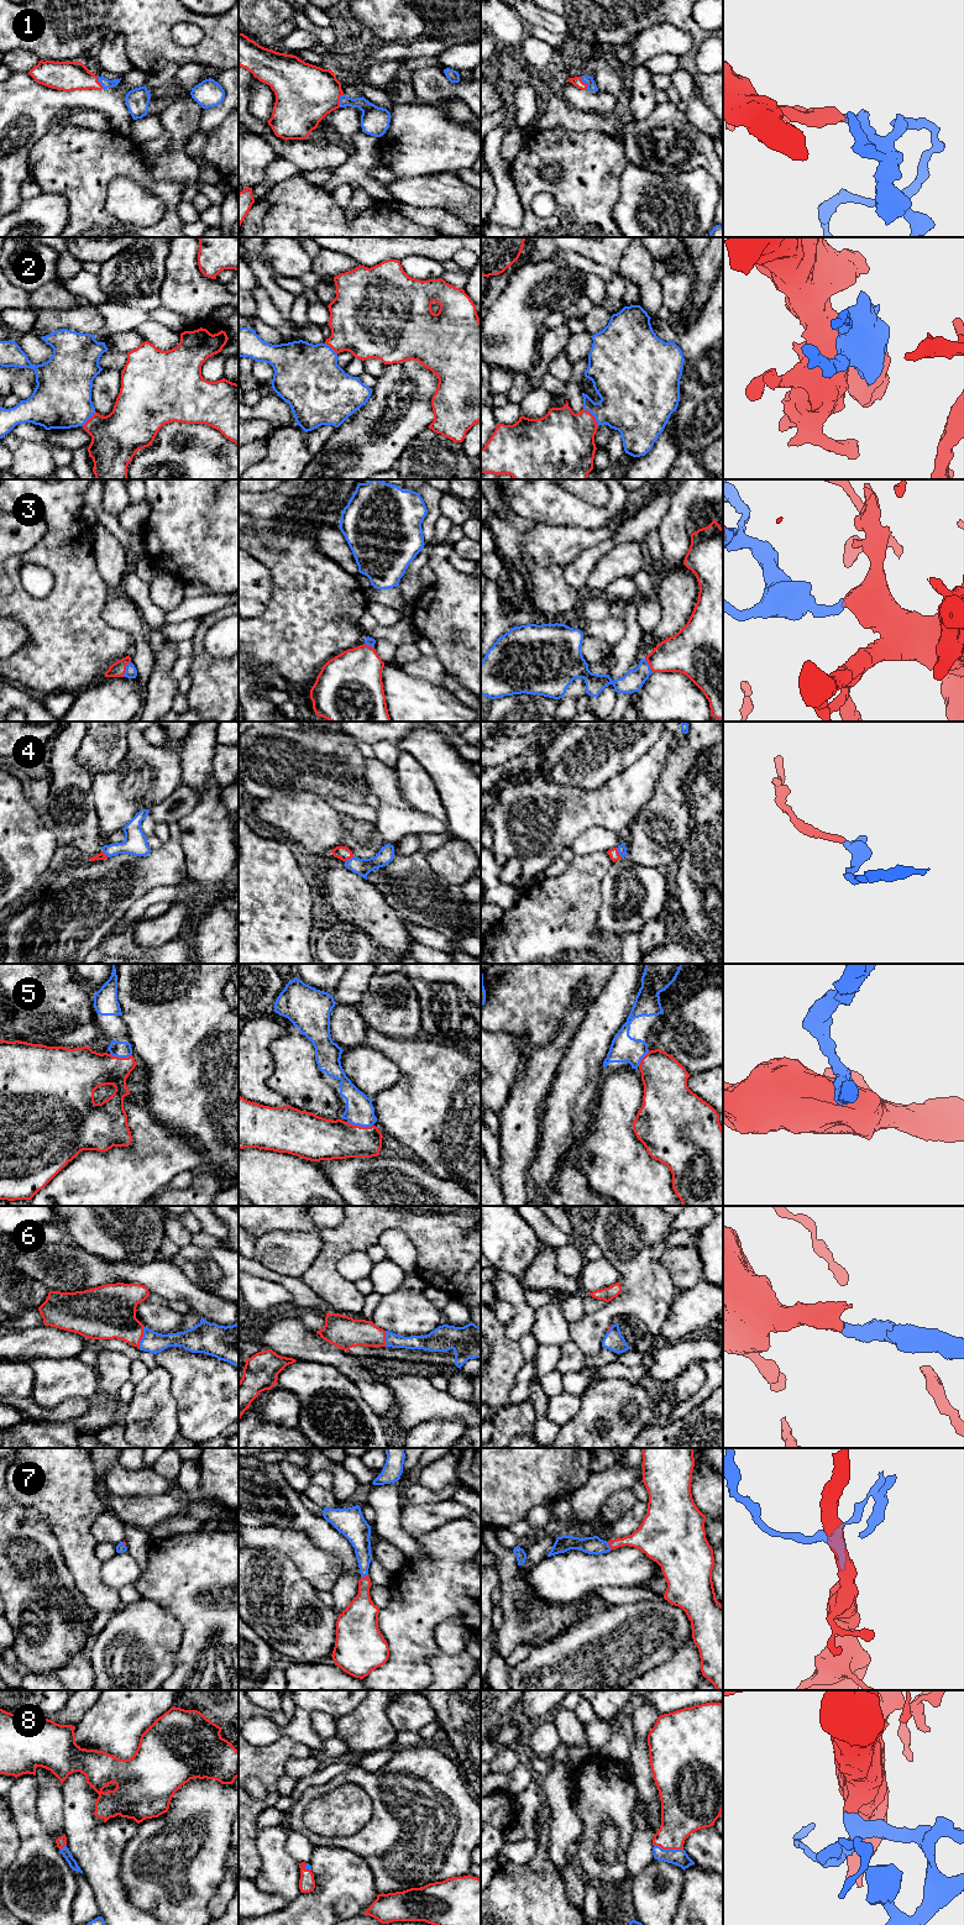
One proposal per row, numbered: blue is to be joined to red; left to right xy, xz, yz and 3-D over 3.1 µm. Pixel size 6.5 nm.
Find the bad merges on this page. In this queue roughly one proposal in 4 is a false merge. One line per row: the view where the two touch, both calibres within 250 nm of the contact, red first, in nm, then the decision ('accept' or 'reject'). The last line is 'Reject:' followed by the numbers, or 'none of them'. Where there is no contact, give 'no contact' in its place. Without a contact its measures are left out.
1: yz | 70/60 nm | accept
2: yz | 400/380 nm | accept
3: xy | 100/80 nm | accept
4: yz | 70/60 nm | accept
5: xz | 280/190 nm | accept
6: xy | 320/140 nm | accept
7: yz | 170/110 nm | accept
8: yz | 280/110 nm | accept
Reject: none of them

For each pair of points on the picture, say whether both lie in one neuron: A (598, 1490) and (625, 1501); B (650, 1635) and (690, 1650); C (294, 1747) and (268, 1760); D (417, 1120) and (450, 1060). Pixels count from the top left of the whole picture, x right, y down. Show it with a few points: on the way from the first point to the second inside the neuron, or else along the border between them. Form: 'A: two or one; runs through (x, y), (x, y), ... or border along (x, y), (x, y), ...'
A: two; border along (630, 1488), (616, 1490), (602, 1505), (597, 1521)
B: two; border along (692, 1641), (682, 1645), (666, 1661), (659, 1663)
C: one; runs through (288, 1748), (283, 1748), (274, 1755)
D: one; runs through (431, 1105), (441, 1095), (441, 1075)

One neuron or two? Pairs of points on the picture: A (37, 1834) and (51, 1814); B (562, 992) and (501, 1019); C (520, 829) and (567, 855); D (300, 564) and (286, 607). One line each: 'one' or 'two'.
A: two
B: one
C: two
D: one

